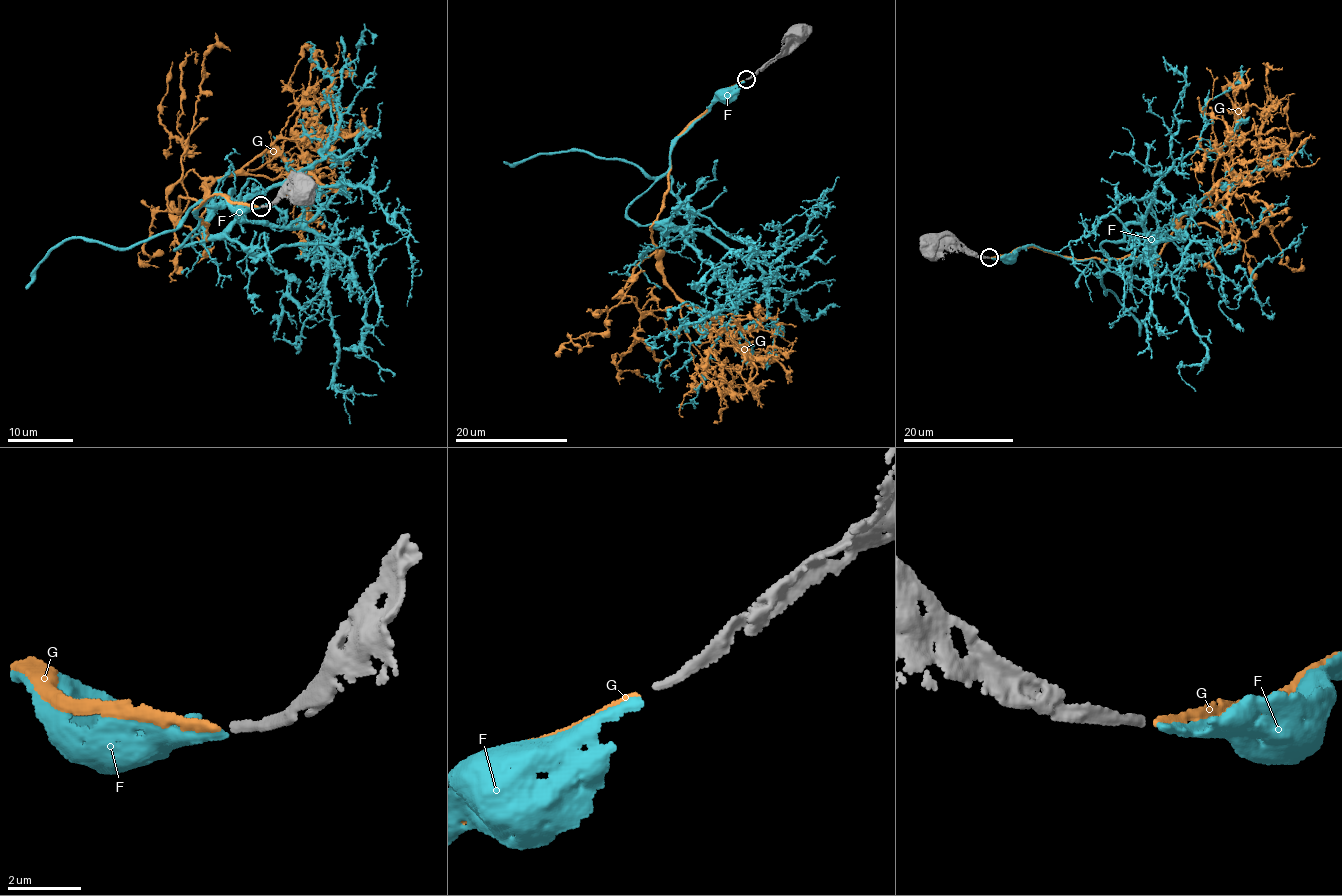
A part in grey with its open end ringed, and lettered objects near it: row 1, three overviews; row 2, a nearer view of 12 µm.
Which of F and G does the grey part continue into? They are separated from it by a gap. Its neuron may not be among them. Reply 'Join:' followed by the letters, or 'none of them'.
Join: G

